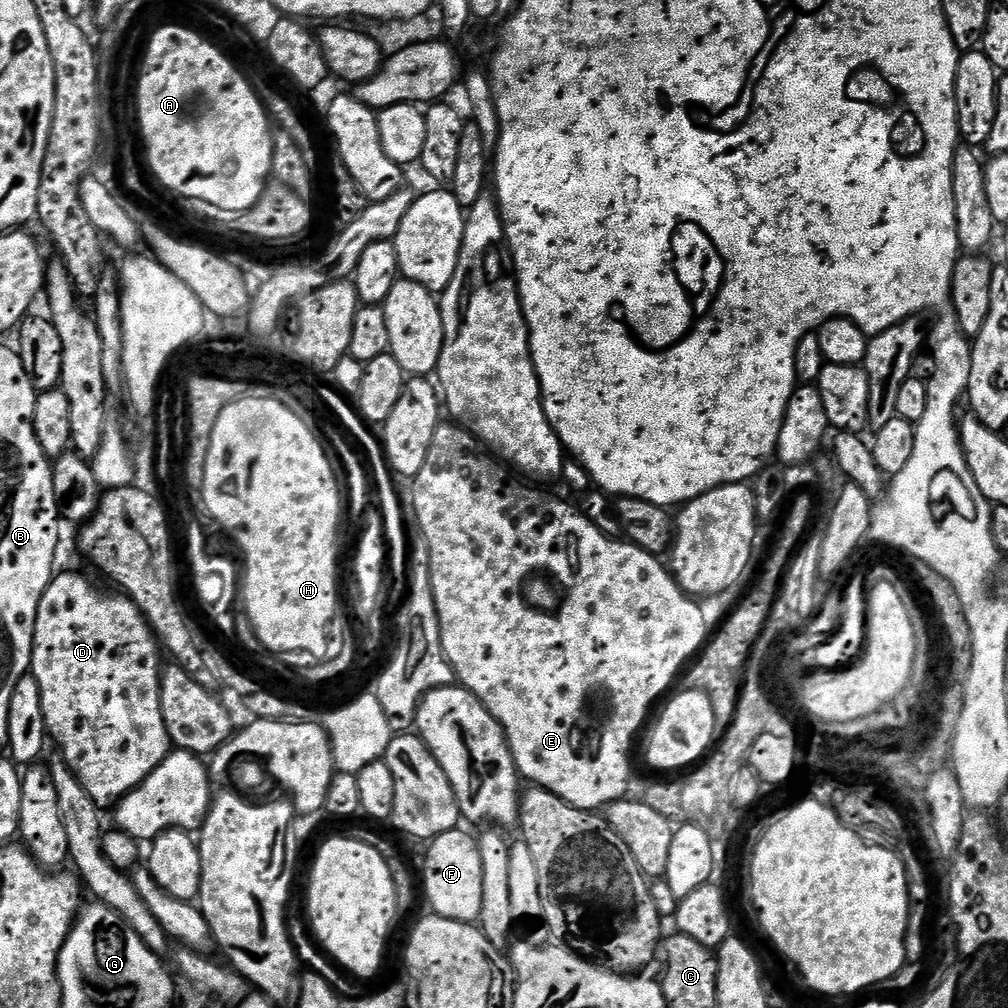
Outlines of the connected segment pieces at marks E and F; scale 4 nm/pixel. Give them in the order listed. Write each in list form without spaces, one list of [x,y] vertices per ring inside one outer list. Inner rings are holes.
[[[442,422],[434,434],[434,442],[430,442],[430,454],[426,454],[422,470],[418,470],[418,474],[411,481],[416,493],[410,496],[410,502],[418,510],[422,534],[426,534],[426,546],[430,546],[430,578],[440,619],[442,650],[450,666],[456,671],[457,681],[467,692],[473,692],[482,702],[482,706],[486,706],[486,710],[490,710],[490,714],[502,726],[516,763],[516,771],[525,781],[532,780],[528,782],[535,787],[558,794],[558,798],[570,802],[570,806],[604,810],[614,801],[623,800],[629,795],[634,779],[632,760],[628,757],[632,752],[632,739],[639,734],[652,703],[671,686],[672,679],[680,672],[680,667],[682,672],[685,665],[703,649],[710,636],[710,627],[708,628],[708,620],[704,617],[703,610],[696,605],[699,603],[680,587],[661,557],[651,556],[636,544],[629,544],[627,539],[608,536],[598,530],[598,526],[594,526],[594,522],[590,522],[579,507],[572,505],[571,508],[566,501],[543,492],[540,489],[543,487],[515,478],[520,479],[467,428],[455,422]],[[536,568],[548,568],[548,572],[556,572],[556,576],[560,576],[560,580],[568,584],[568,604],[564,604],[564,612],[560,612],[560,616],[548,616],[548,612],[528,612],[524,595],[526,589],[522,585],[524,576],[528,576],[528,572],[536,572]]]
[[[460,831],[437,836],[427,845],[422,892],[428,895],[429,909],[435,915],[470,924],[479,921],[482,910],[482,854],[478,854],[477,837]]]

